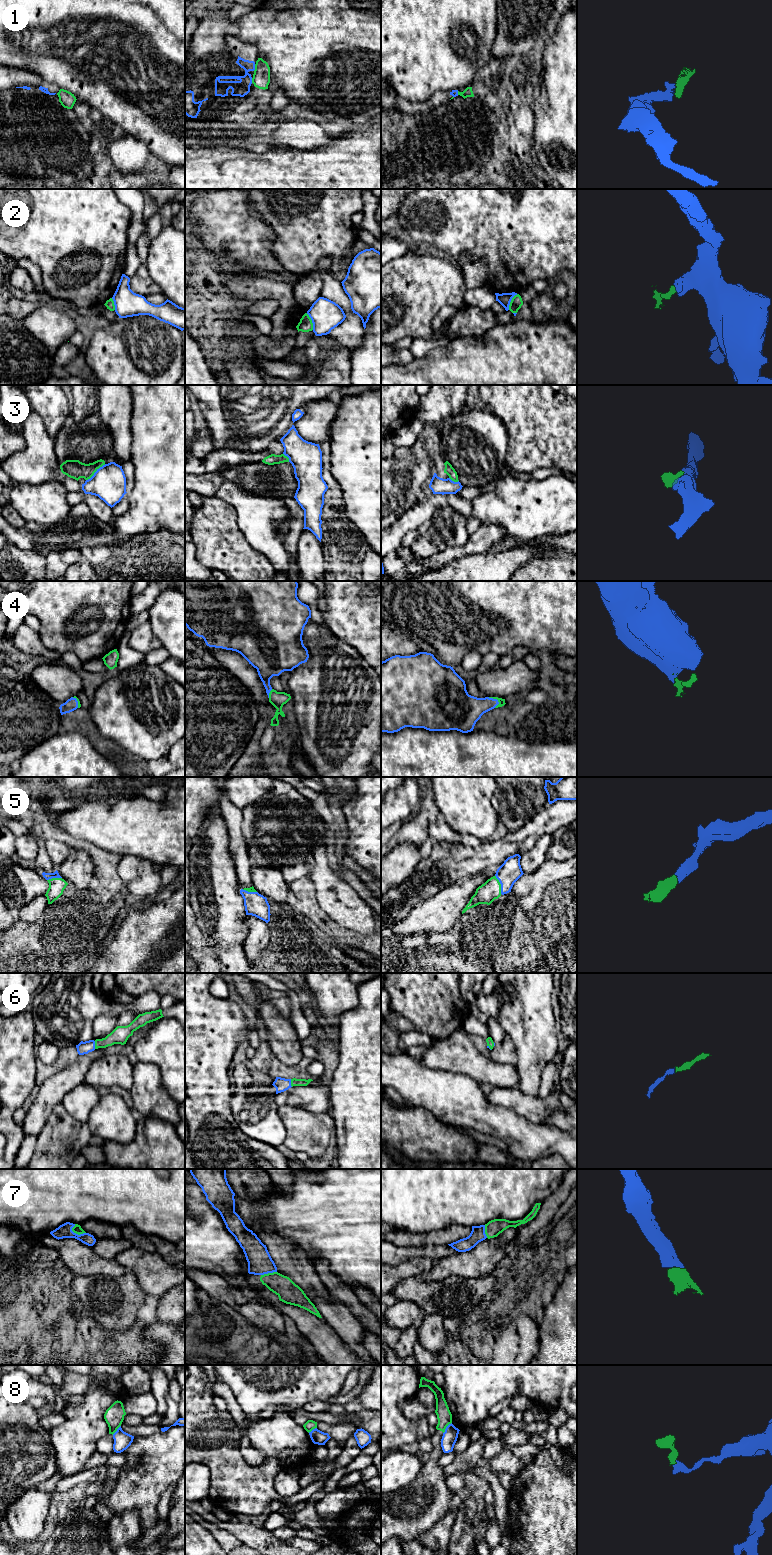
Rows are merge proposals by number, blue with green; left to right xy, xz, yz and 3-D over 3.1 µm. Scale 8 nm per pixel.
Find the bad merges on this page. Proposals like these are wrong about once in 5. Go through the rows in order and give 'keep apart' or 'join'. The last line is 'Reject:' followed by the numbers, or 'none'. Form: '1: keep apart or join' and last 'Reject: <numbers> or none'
1: keep apart
2: keep apart
3: keep apart
4: join
5: join
6: join
7: join
8: keep apart
Reject: 1, 2, 3, 8

